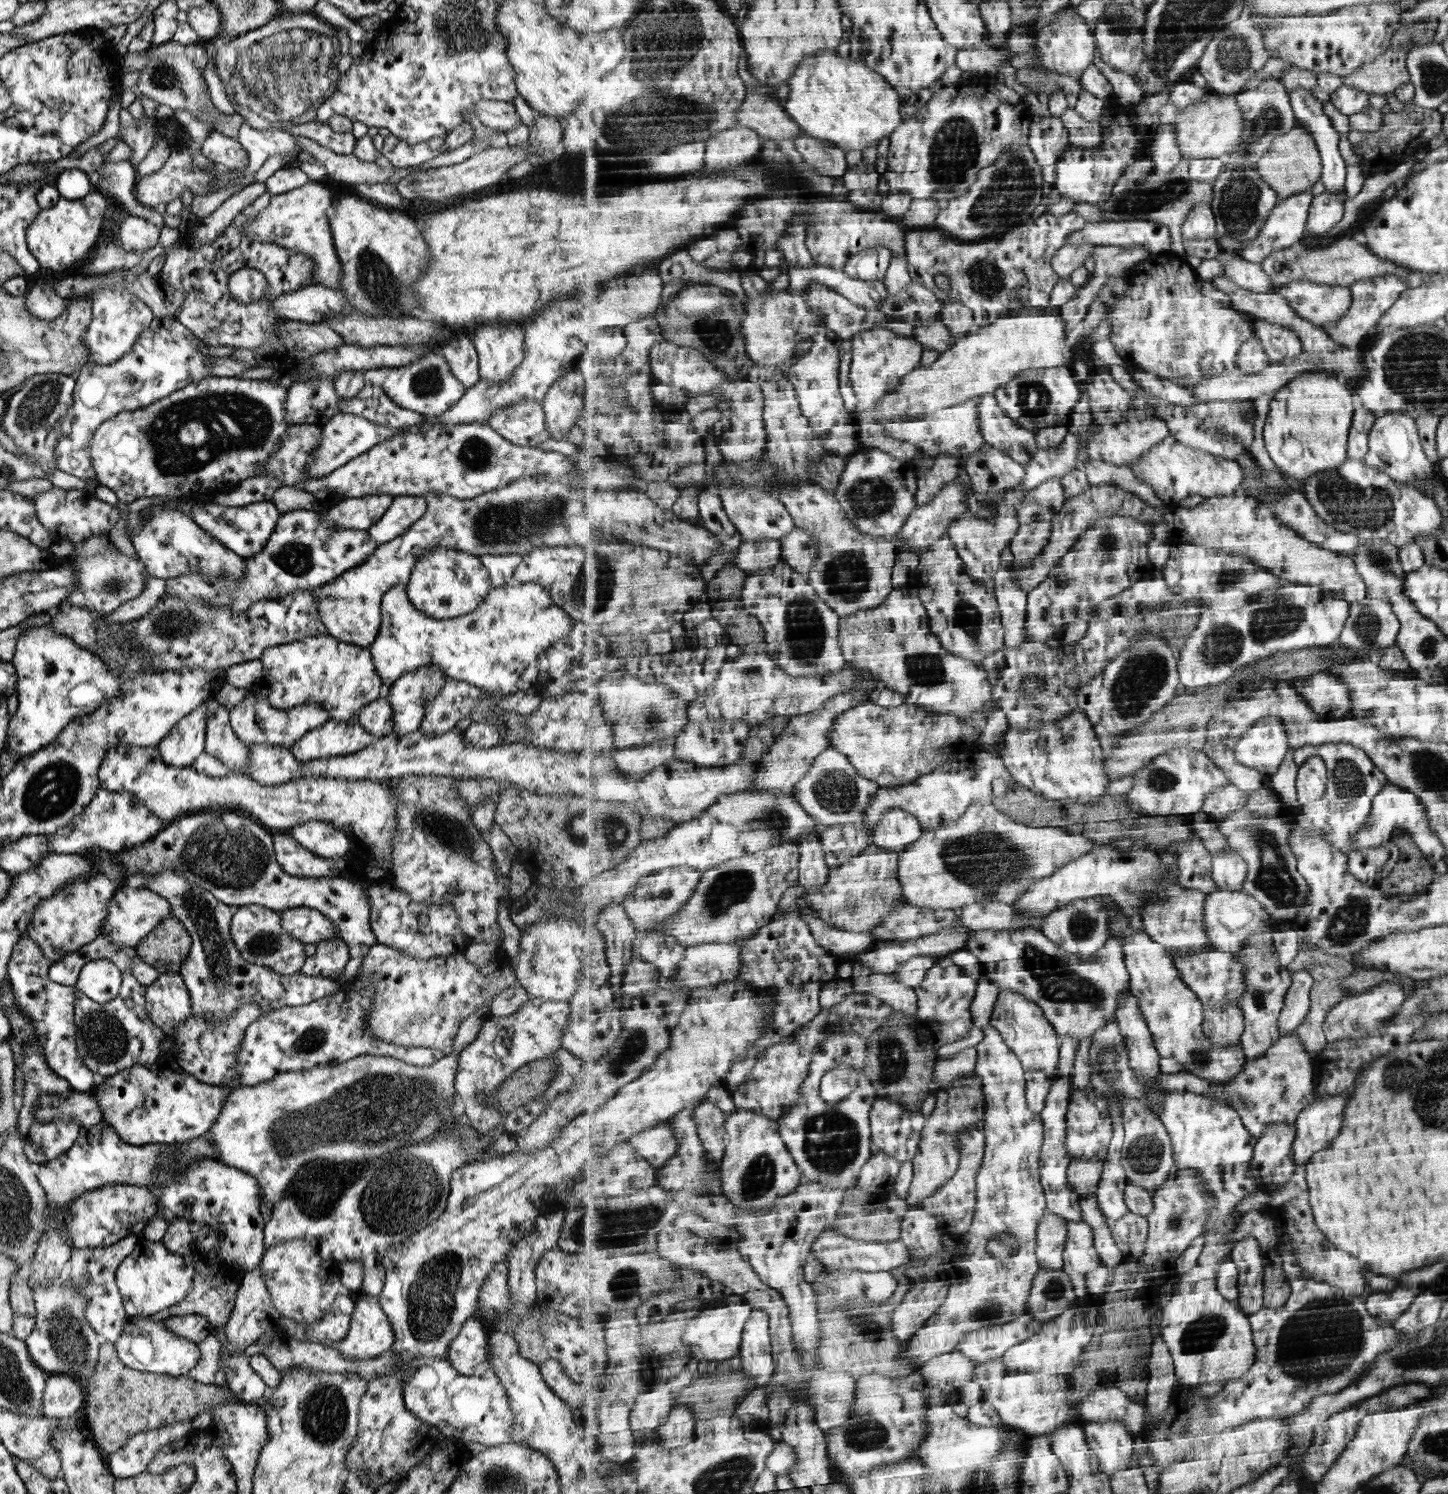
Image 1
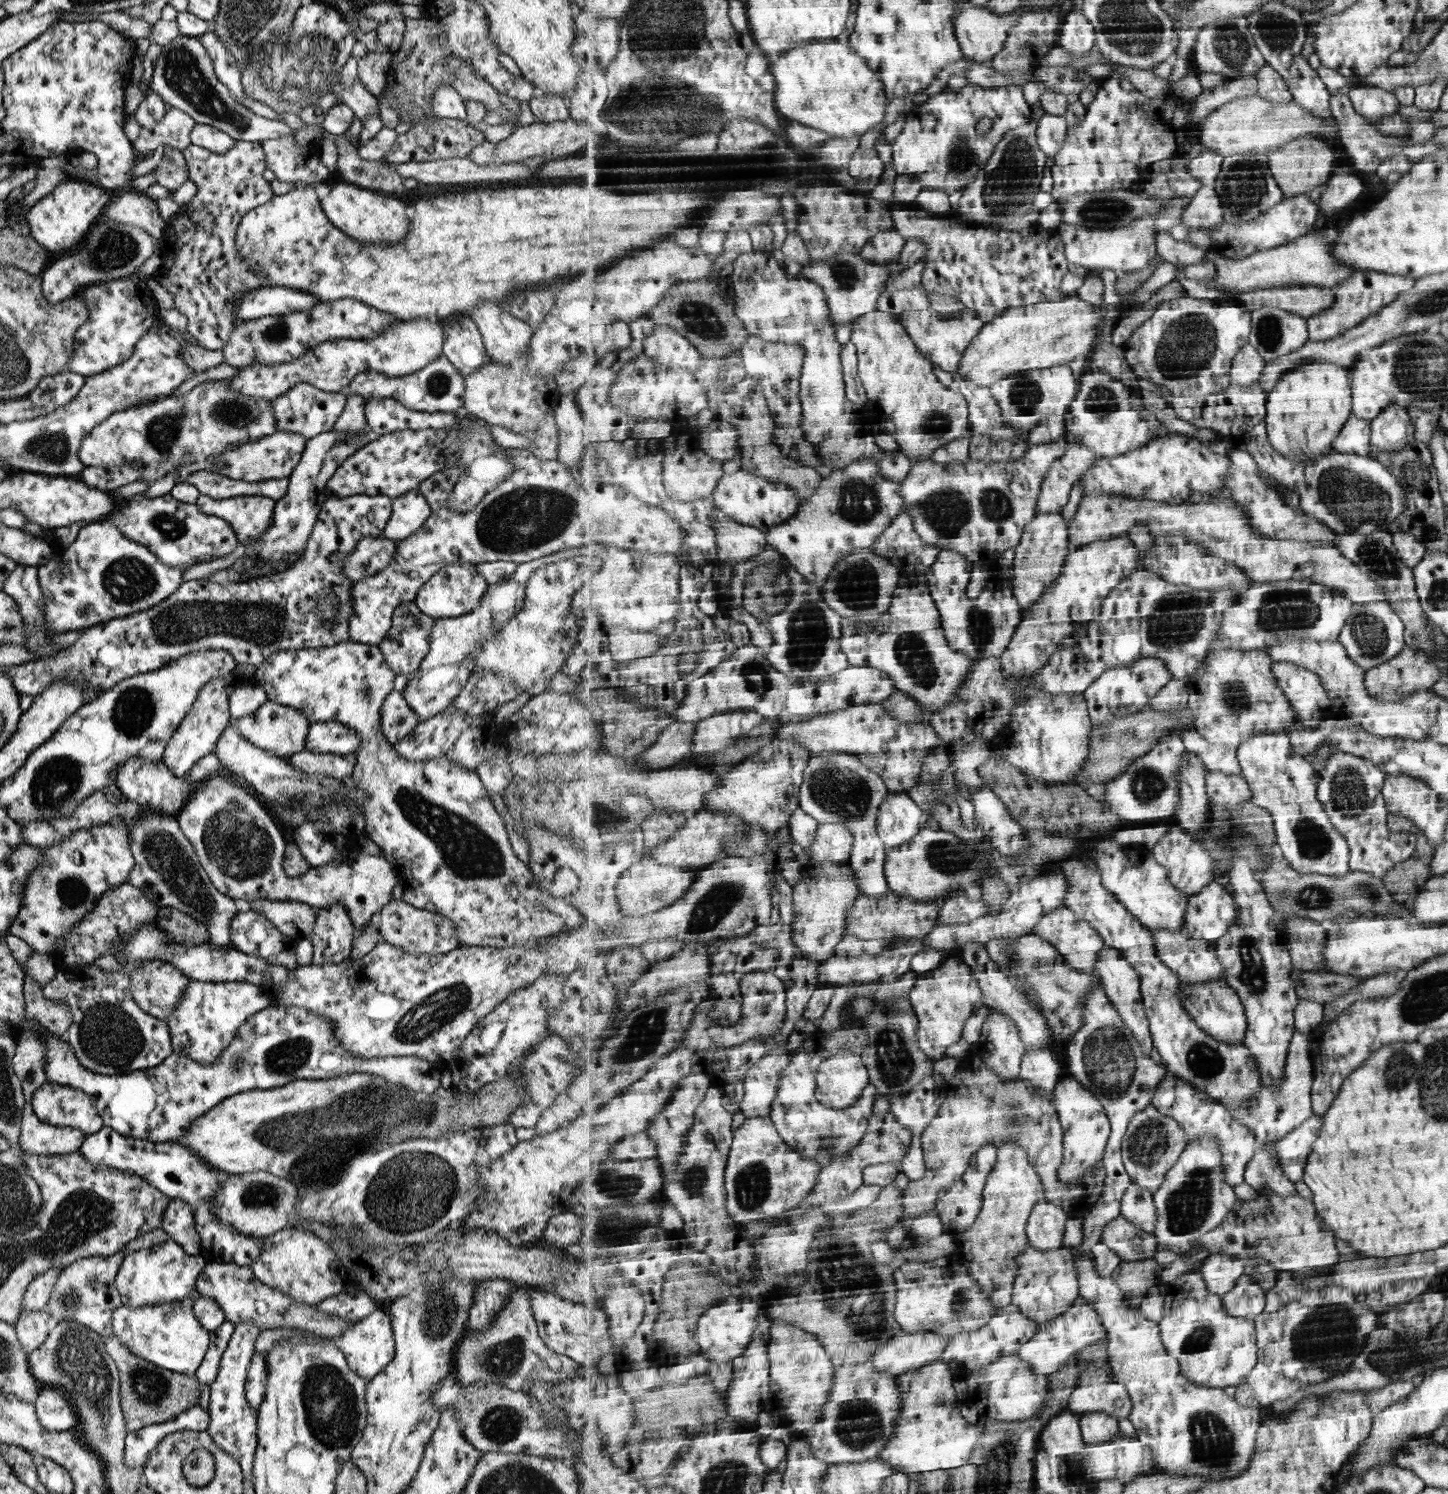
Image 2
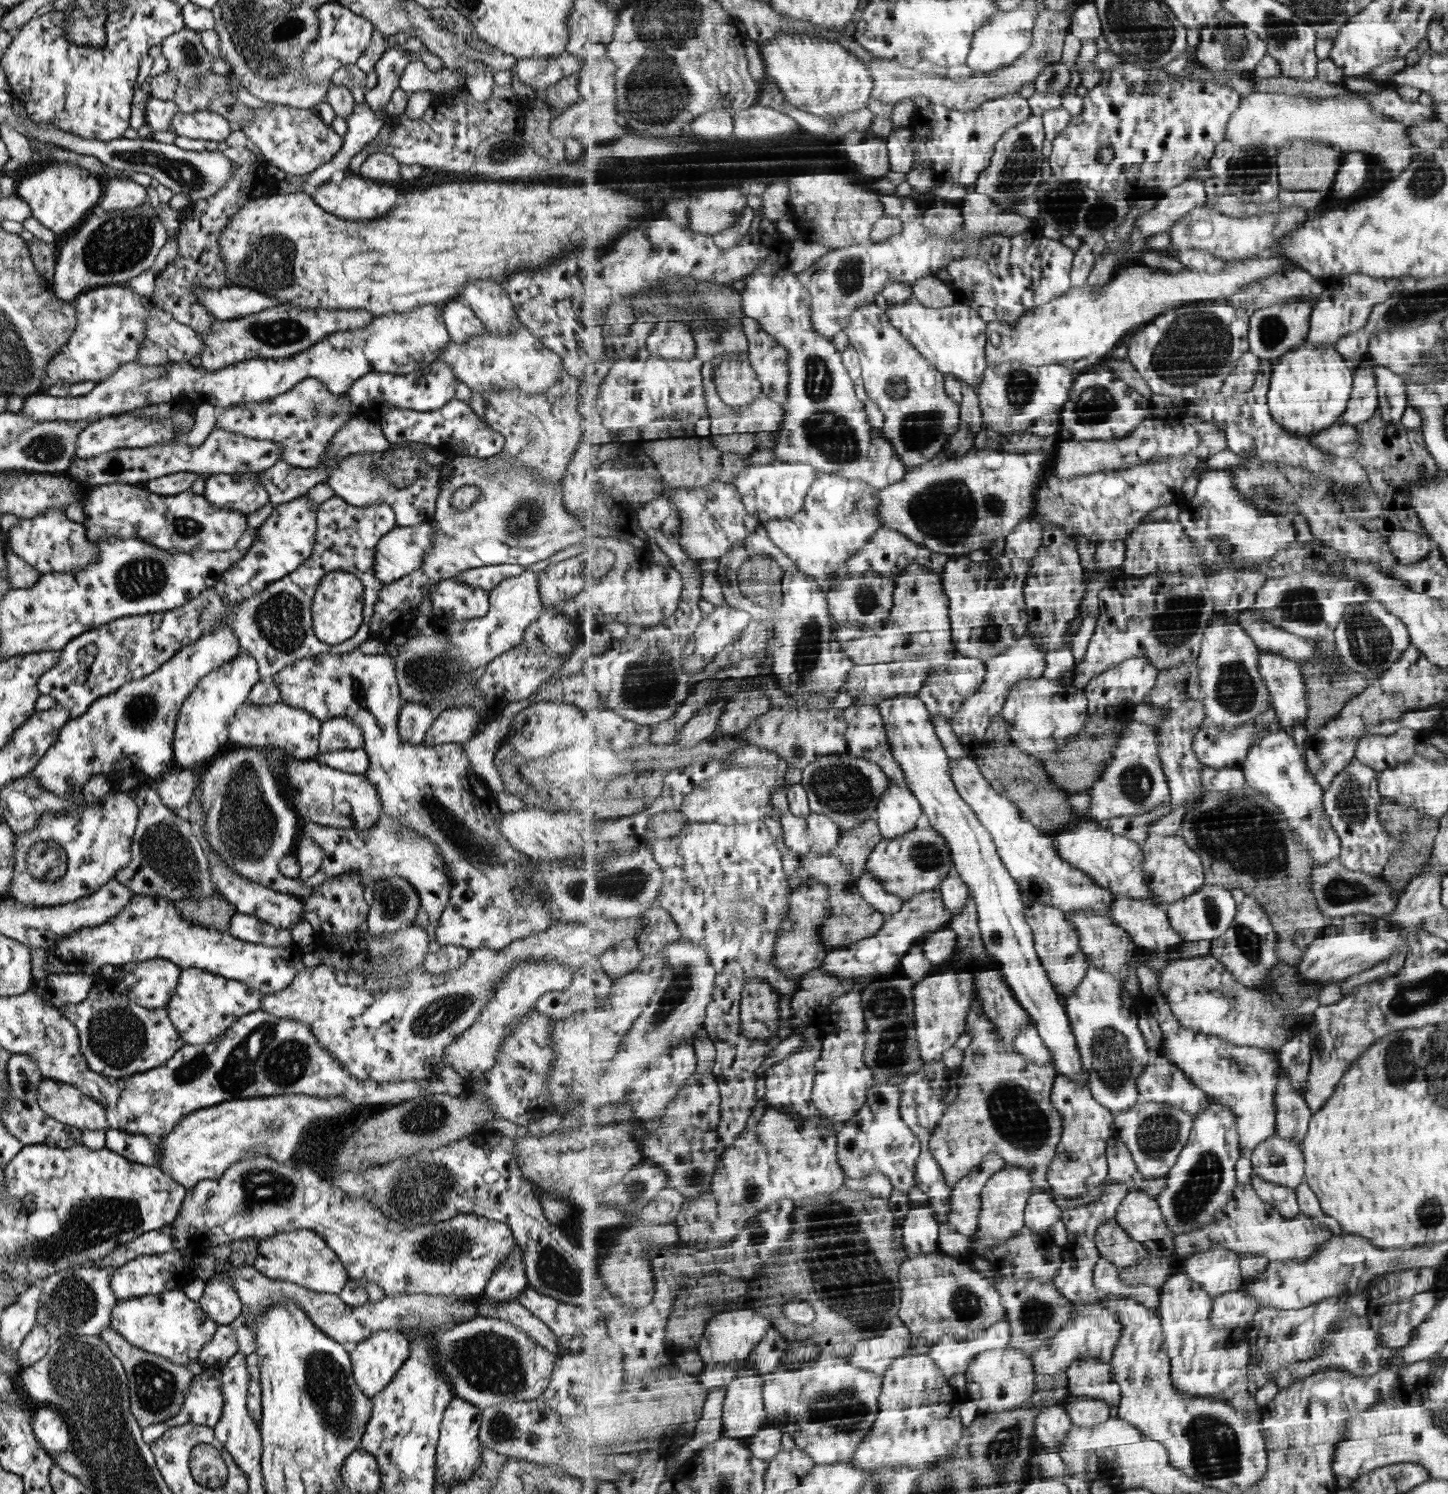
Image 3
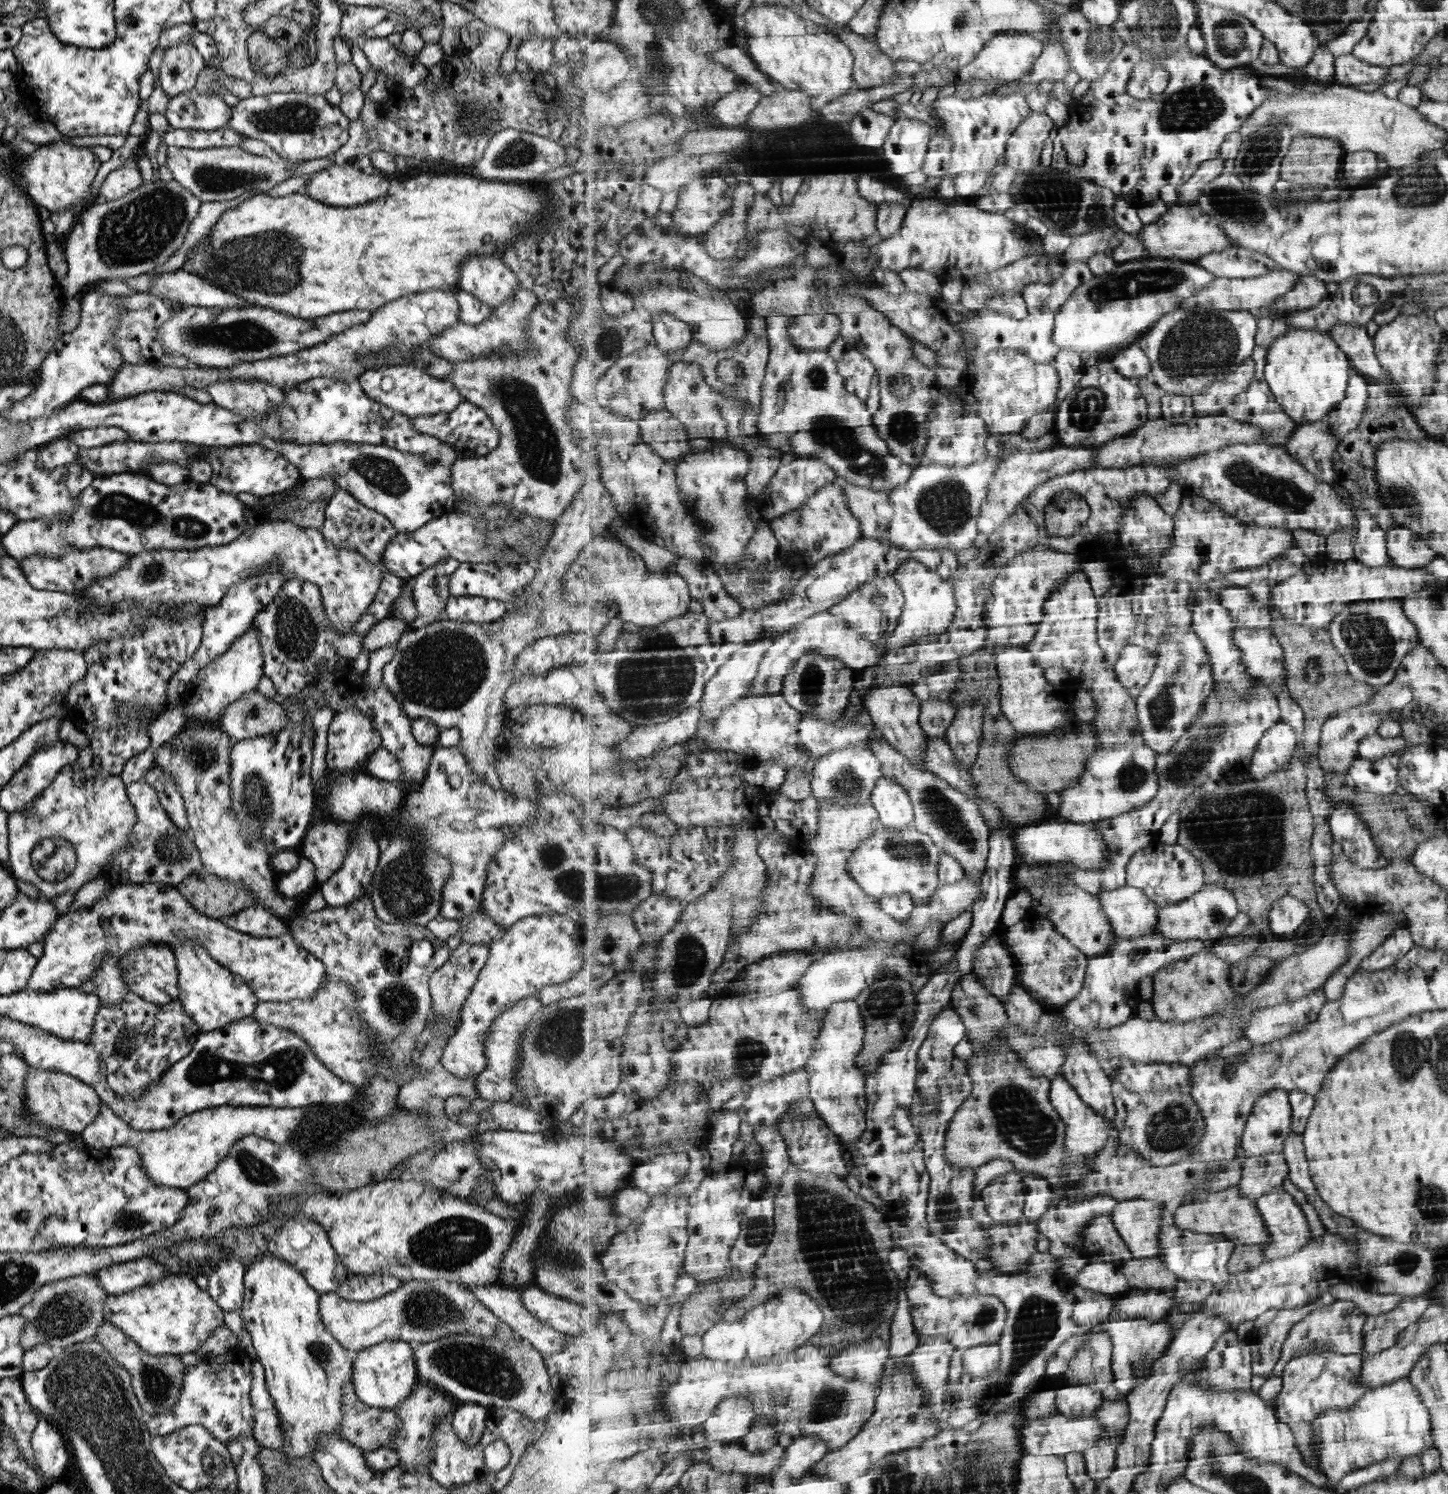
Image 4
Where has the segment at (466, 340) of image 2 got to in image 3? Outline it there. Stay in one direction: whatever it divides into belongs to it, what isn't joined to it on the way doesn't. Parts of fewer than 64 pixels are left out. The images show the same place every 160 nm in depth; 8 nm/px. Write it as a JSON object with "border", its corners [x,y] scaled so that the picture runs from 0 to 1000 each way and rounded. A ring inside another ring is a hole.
{"border":[[[316,201],[309,201],[305,205],[305,214],[311,228],[314,230],[319,230],[334,223],[332,215],[323,204]]]}

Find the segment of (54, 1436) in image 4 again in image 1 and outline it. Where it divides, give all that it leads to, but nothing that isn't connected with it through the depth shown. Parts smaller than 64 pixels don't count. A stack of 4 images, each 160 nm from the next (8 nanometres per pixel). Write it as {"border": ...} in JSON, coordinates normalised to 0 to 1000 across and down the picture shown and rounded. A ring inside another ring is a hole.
{"border":[[[35,920],[28,936],[30,948],[41,949],[52,947],[59,940],[59,932],[48,920]]]}

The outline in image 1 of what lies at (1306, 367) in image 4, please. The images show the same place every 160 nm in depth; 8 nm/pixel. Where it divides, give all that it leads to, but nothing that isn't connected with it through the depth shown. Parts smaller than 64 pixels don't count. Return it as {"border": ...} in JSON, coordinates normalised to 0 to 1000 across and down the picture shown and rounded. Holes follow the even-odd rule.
{"border":[[[903,249],[890,256],[879,265],[873,284],[873,299],[880,311],[898,323],[929,311],[936,276],[934,264],[935,261],[918,250]]]}

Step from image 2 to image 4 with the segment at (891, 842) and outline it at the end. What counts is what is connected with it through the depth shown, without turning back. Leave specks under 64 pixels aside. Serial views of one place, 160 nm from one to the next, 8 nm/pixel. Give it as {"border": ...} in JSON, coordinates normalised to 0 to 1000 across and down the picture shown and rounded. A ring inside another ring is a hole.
{"border":[[[609,519],[602,530],[602,536],[608,544],[610,554],[617,556],[631,554],[633,543],[630,533],[617,521]]]}

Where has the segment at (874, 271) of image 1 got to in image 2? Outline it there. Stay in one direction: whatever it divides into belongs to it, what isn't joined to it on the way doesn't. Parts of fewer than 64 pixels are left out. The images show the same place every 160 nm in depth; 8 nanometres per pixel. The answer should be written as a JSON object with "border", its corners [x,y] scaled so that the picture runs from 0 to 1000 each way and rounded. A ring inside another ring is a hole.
{"border":[[[619,154],[608,155],[595,167],[594,171],[597,174],[606,175],[607,177],[613,177],[621,173],[625,161],[625,159]]]}

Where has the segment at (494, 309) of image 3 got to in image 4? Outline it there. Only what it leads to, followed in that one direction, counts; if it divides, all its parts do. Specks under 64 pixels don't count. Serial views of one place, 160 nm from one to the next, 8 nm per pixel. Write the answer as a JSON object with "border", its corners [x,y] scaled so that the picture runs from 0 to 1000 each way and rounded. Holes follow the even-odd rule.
{"border":[[[345,171],[322,171],[316,180],[316,193],[326,197],[329,201],[334,202],[338,206],[346,205],[358,191],[355,182],[352,181]]]}

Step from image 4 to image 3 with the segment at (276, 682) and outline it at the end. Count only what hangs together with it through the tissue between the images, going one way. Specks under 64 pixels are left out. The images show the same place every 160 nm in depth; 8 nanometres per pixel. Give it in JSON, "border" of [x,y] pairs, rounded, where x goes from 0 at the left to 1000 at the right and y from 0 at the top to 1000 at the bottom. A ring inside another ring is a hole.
{"border":[[[229,331],[227,335],[222,336],[218,340],[218,354],[217,356],[216,367],[215,371],[208,376],[208,378],[202,383],[195,386],[195,388],[186,390],[180,396],[177,396],[163,405],[159,405],[153,402],[147,393],[140,394],[135,400],[128,402],[124,406],[113,410],[105,410],[99,412],[90,412],[83,413],[69,420],[57,423],[50,427],[48,430],[43,432],[39,443],[36,446],[31,448],[25,455],[24,459],[26,465],[37,467],[39,471],[42,472],[48,480],[52,481],[59,477],[63,471],[67,467],[73,466],[74,464],[80,463],[86,456],[96,455],[99,452],[108,448],[115,442],[118,441],[125,434],[135,430],[141,423],[144,423],[146,419],[151,416],[155,416],[162,425],[166,436],[172,438],[177,442],[178,452],[180,456],[185,456],[194,447],[200,446],[204,442],[219,439],[220,438],[230,438],[234,439],[244,436],[251,428],[256,426],[254,418],[258,411],[258,402],[265,390],[258,386],[257,373],[259,365],[263,359],[269,356],[271,353],[272,344],[267,337],[258,337],[252,340],[240,338],[235,333]],[[228,382],[235,382],[244,384],[244,386],[249,389],[251,396],[249,397],[249,418],[245,424],[240,428],[233,431],[224,431],[217,425],[214,406],[215,400],[220,390]]]}

